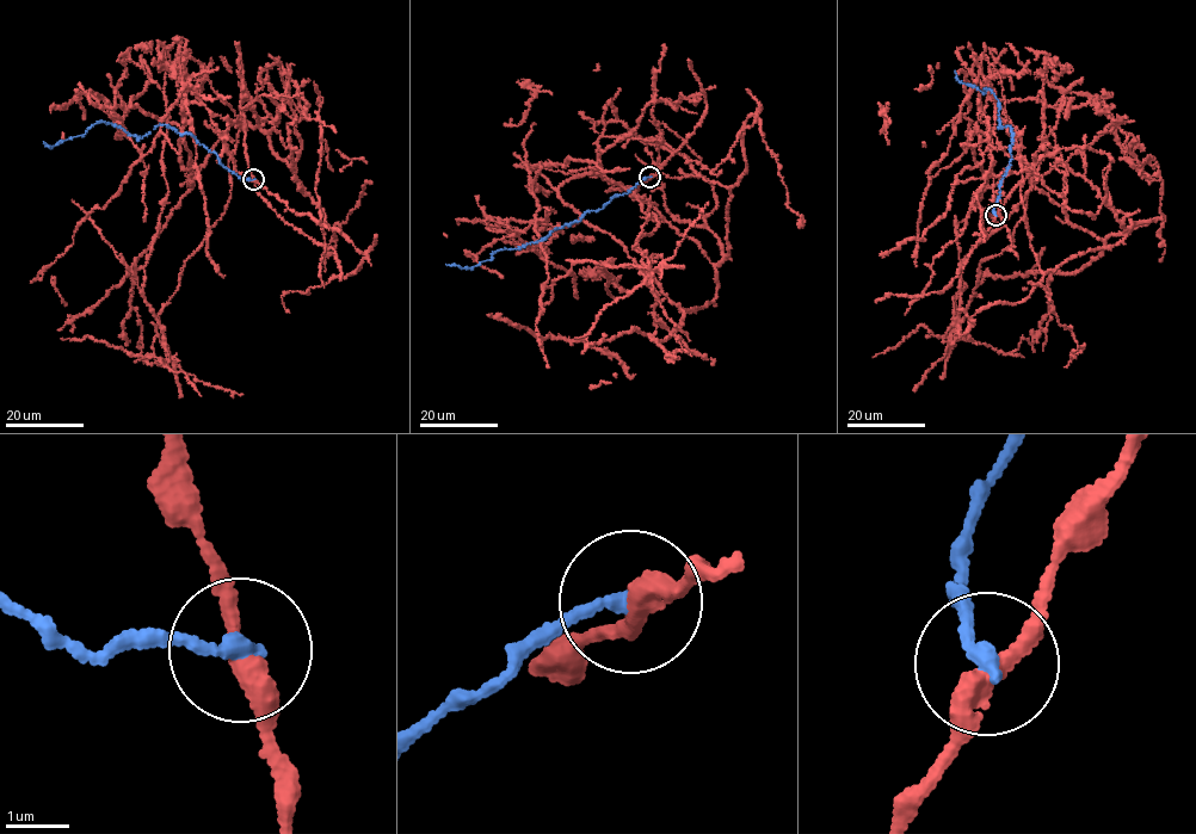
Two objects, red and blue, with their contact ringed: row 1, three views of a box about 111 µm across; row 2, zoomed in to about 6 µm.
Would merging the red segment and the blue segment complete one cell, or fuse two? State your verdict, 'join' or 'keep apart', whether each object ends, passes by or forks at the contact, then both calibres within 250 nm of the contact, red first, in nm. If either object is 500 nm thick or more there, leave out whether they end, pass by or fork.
keep apart | red passes by | blue ends | 320/260 nm

